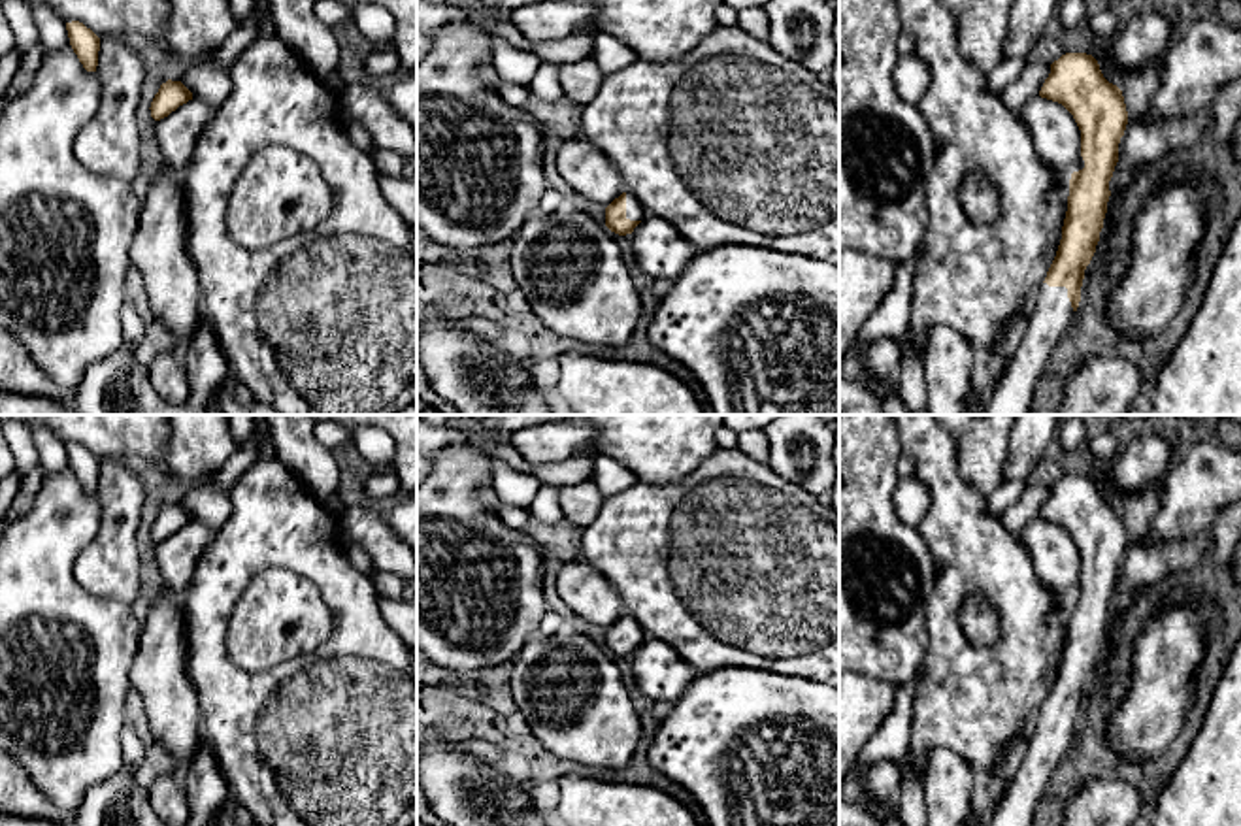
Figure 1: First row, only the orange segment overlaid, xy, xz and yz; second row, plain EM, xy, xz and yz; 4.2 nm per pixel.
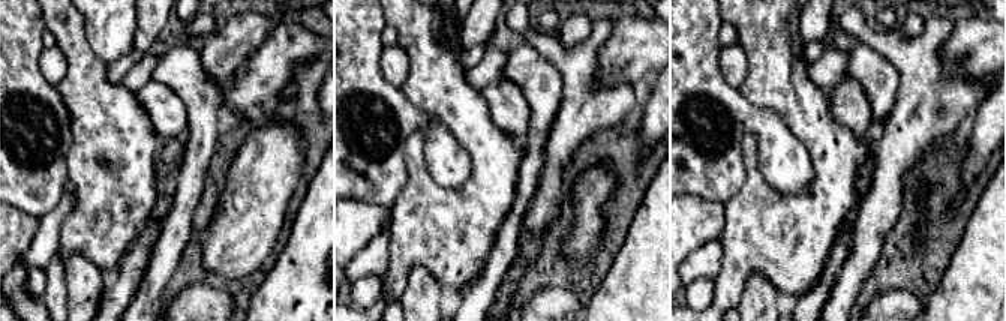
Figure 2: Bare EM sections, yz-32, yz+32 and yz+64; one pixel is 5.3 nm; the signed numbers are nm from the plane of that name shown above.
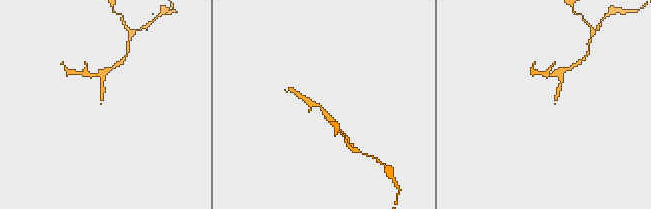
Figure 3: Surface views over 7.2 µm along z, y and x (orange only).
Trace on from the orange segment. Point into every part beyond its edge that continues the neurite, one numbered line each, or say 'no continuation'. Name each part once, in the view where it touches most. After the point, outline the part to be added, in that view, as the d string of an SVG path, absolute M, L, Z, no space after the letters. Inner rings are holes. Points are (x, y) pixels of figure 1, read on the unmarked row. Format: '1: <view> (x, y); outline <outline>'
1: yz (1051, 736); outline M1039 709L1032 735L986 826L1034 826L1035 811L1073 735L1066 709Z

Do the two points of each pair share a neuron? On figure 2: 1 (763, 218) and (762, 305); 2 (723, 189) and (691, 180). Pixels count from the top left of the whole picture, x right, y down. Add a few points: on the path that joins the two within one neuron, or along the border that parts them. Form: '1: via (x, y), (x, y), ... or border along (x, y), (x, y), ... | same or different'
1: border along (778, 291), (763, 276), (753, 273), (739, 303) | different
2: via (715, 182), (699, 180) | same

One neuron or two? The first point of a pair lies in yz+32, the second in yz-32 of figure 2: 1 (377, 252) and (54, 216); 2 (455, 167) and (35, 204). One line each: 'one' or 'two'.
1: one
2: one

